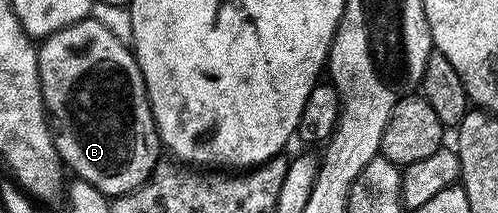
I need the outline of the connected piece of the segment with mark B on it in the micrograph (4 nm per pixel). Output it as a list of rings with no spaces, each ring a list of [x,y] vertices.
[[[90,17],[40,40],[37,64],[45,113],[49,117],[55,149],[62,164],[76,178],[89,182],[108,197],[126,195],[147,183],[162,158],[163,148],[147,98],[143,73],[127,44]]]

